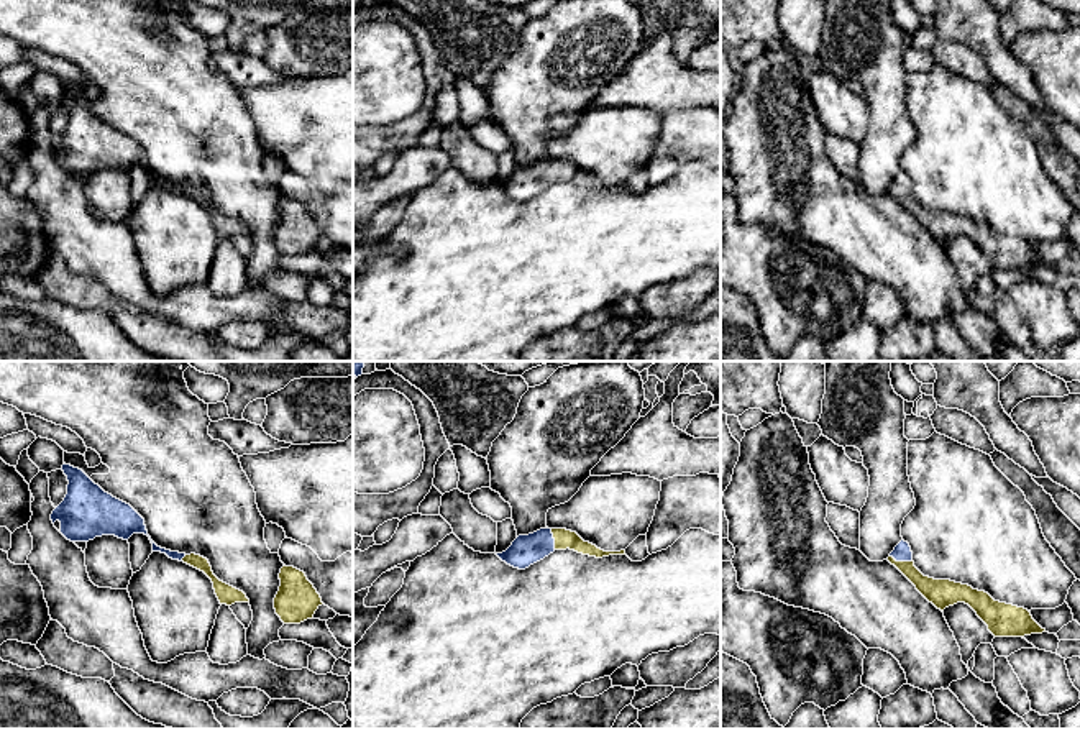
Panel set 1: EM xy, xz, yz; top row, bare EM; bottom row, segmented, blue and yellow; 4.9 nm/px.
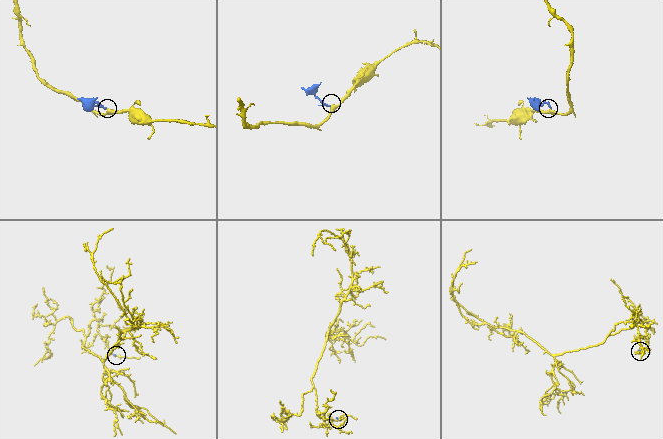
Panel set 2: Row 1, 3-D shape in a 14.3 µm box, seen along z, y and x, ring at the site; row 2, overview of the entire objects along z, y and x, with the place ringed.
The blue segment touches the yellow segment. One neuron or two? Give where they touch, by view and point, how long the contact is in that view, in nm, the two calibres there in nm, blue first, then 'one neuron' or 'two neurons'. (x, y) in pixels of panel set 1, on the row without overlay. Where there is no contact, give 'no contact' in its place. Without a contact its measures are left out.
meets blue in yz at (901, 192); contact 110 nm long; 90 nm thick on the blue side, 140 nm on the other; one neuron

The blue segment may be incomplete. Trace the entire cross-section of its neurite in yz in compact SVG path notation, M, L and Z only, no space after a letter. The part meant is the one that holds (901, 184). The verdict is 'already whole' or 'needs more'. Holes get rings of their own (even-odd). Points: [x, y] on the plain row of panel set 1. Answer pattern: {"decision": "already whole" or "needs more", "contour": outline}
{"decision": "needs more", "contour": "M904 172L895 179L888 194L937 241L944 243L957 235L968 236L995 269L1024 269L1046 264L1024 240L995 233L988 225L968 217L924 209L914 199L911 179Z"}

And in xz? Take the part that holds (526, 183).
{"decision": "needs more", "contour": "M548 159L529 167L519 167L506 184L496 187L507 197L525 202L530 197L543 192L555 182L566 181L596 190L609 187L625 187L625 182L604 184L593 176L584 174L576 164Z"}

